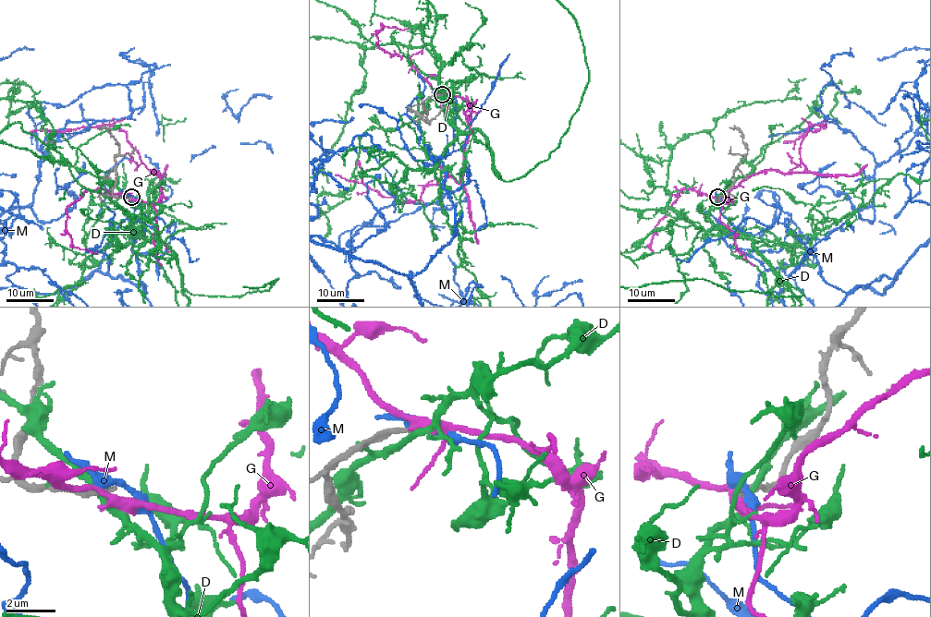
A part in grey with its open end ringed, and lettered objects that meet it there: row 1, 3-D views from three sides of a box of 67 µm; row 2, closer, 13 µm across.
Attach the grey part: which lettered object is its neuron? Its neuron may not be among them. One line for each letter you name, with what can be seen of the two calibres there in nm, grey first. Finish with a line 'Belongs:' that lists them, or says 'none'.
Belongs: none

